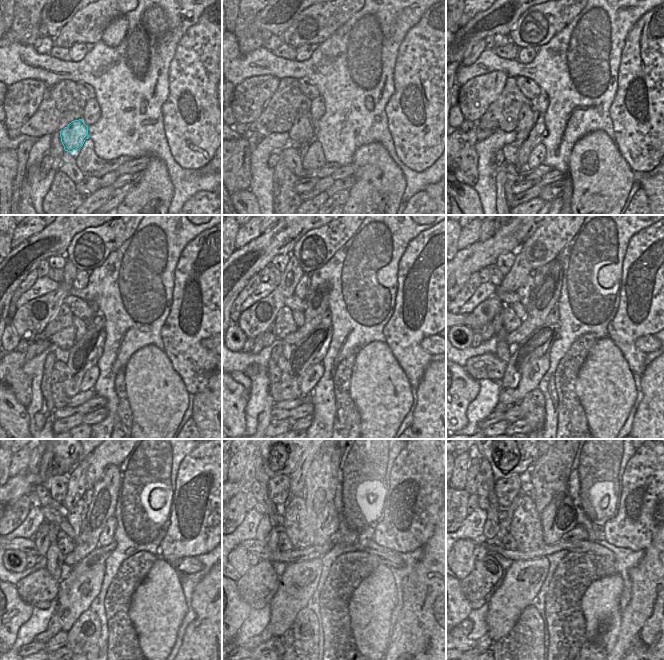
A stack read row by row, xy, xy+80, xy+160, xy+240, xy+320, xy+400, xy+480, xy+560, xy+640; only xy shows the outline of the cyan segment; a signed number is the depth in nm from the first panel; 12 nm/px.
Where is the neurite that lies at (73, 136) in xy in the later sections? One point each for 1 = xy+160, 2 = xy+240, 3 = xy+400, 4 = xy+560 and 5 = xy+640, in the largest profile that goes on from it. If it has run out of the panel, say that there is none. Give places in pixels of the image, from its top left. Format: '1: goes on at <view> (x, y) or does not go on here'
1: goes on at xy+160 (526, 112)
2: goes on at xy+240 (80, 325)
3: goes on at xy+400 (520, 310)
4: goes on at xy+560 (283, 516)
5: goes on at xy+640 (503, 511)

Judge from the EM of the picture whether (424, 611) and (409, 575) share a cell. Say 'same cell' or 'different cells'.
different cells

